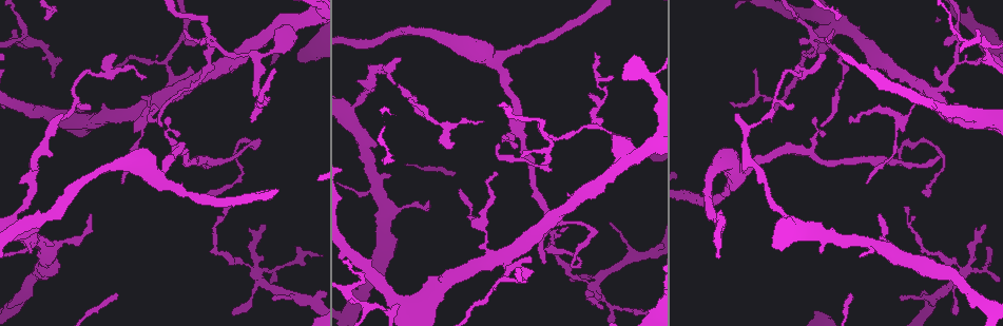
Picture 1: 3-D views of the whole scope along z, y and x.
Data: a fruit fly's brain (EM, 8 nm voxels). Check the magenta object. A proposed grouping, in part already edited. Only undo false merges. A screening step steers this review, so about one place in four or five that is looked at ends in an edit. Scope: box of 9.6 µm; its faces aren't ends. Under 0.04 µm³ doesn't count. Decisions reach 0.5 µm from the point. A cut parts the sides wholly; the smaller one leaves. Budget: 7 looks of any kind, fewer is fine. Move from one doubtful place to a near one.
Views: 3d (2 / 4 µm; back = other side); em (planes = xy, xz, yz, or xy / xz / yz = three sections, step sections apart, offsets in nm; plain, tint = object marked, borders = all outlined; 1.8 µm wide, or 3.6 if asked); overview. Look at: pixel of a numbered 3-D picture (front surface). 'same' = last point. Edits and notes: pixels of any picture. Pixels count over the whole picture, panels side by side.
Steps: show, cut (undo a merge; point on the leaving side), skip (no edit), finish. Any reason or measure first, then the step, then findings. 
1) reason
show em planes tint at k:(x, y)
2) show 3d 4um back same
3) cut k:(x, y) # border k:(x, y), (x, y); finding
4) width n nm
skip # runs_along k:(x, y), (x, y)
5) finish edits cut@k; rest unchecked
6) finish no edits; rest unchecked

show em planes tint at 1:(591, 286)

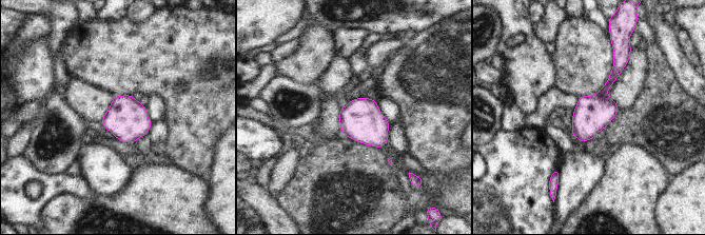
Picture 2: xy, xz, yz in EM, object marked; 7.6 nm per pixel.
skip # one neuron here

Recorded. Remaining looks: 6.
four or more arms meet
show 3d 4um at 1:(507, 253)

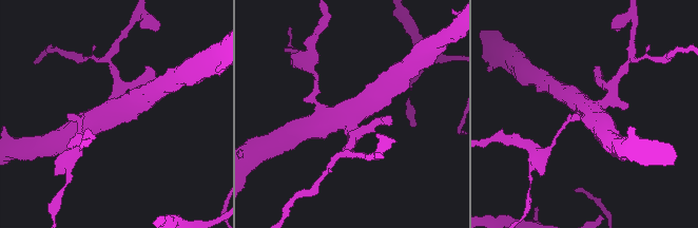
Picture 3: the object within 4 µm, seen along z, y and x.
show em xy step 8 borders at 3:(352, 113)

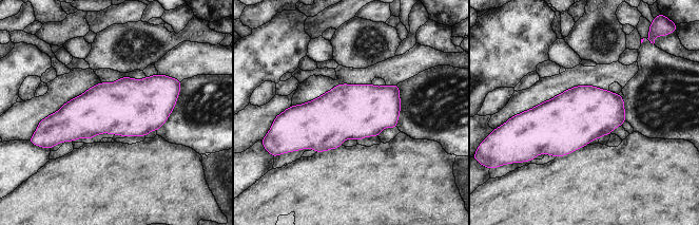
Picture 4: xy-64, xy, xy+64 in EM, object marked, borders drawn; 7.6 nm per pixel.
skip # all the same neuron

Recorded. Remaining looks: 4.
abrupt turn
show em xz step 8 tint at 1:(111, 75)

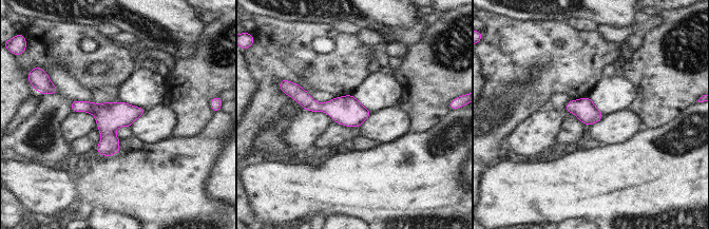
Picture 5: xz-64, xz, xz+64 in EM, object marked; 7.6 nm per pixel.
show em planes tint same

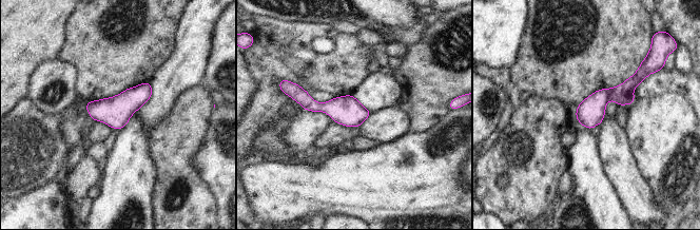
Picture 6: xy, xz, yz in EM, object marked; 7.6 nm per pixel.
width 220 nm
skip # runs_along 6:(295, 90), (315, 107), (367, 113); one neuron here

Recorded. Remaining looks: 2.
finish no edits; rest unchecked

